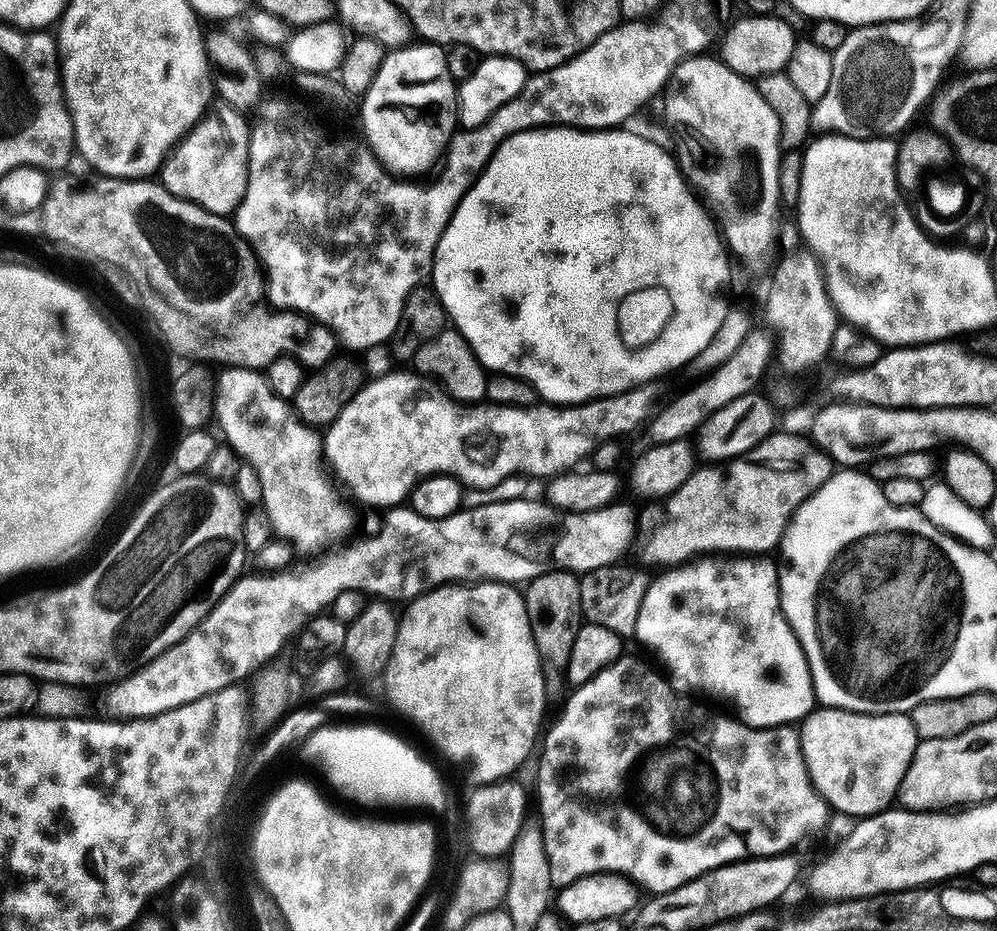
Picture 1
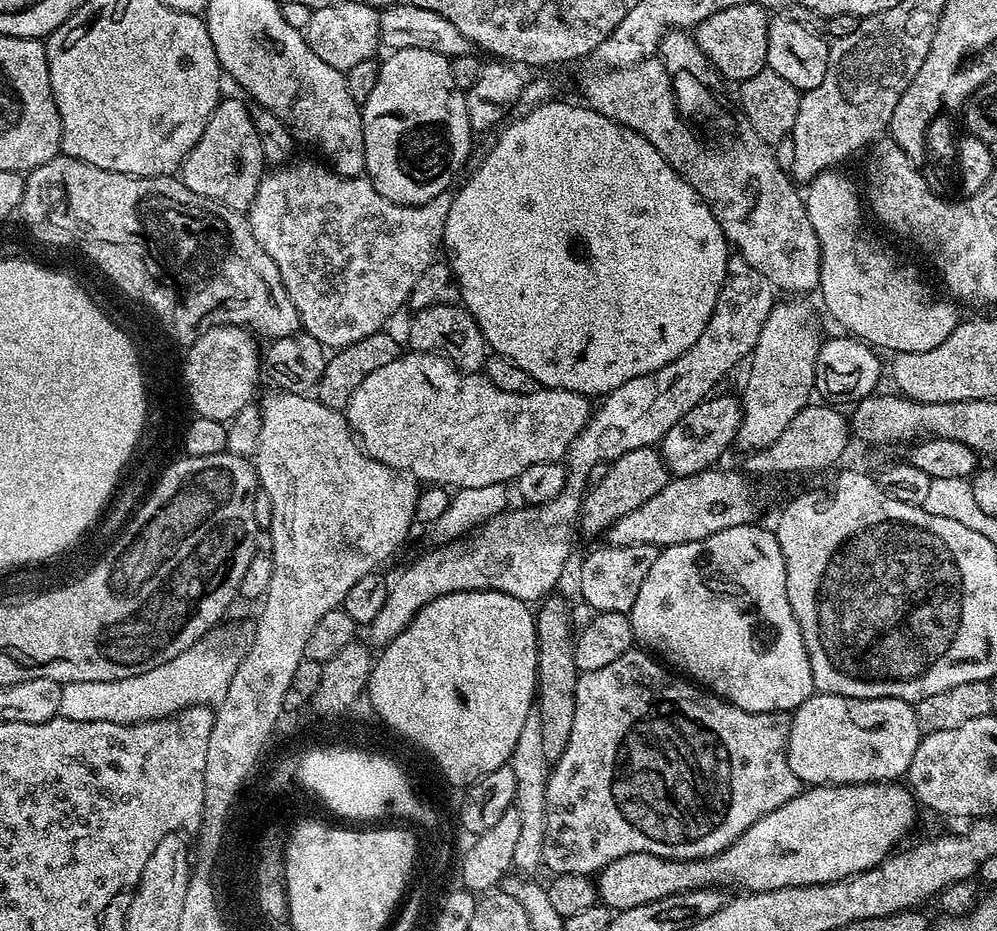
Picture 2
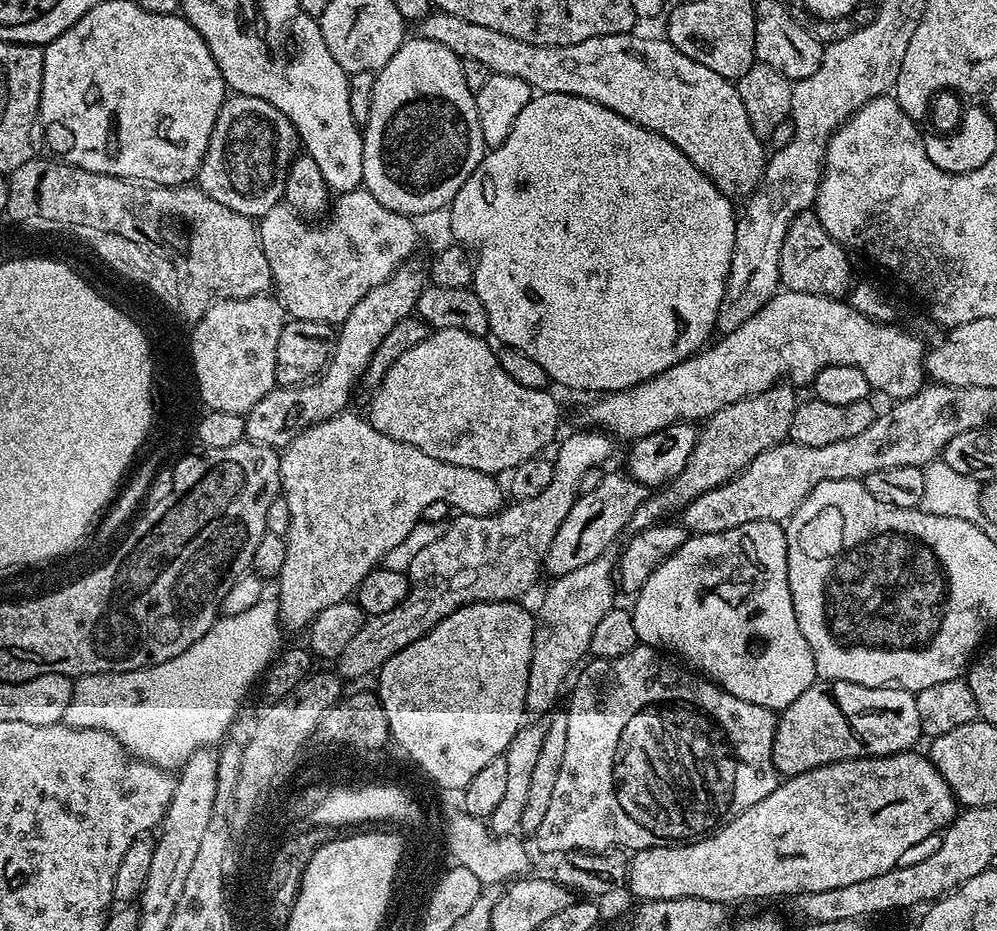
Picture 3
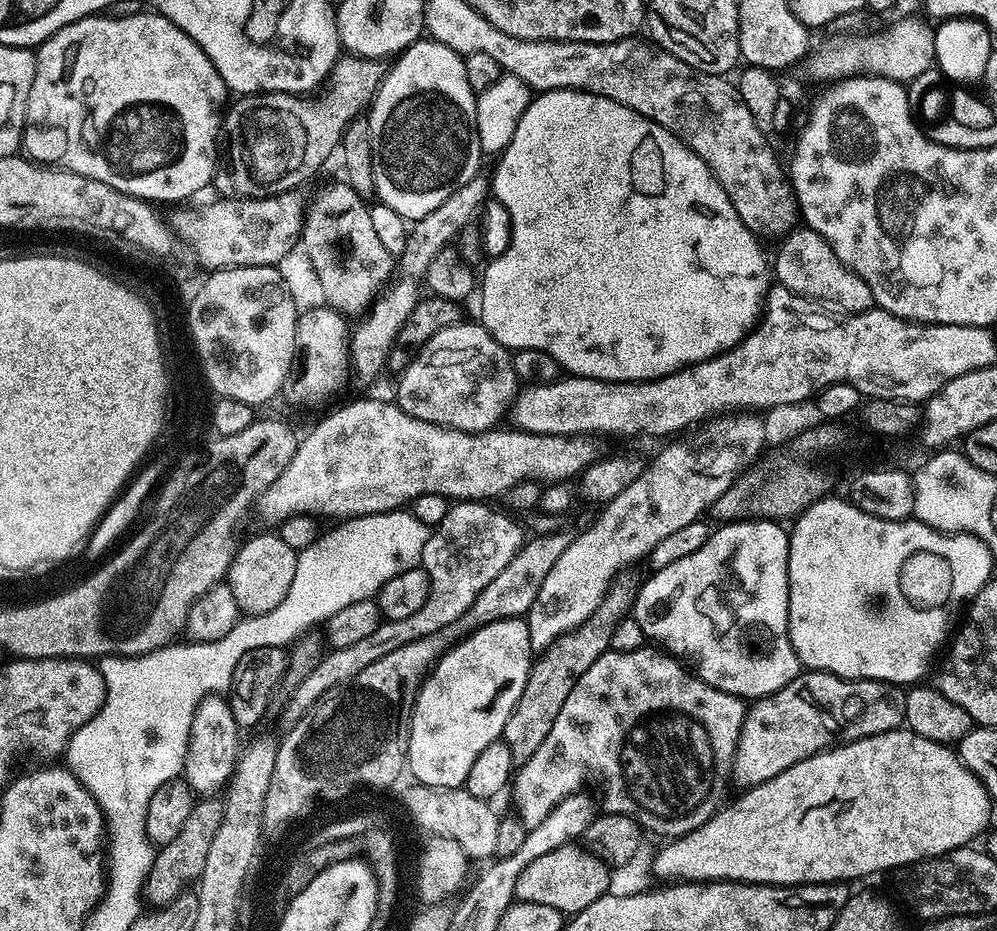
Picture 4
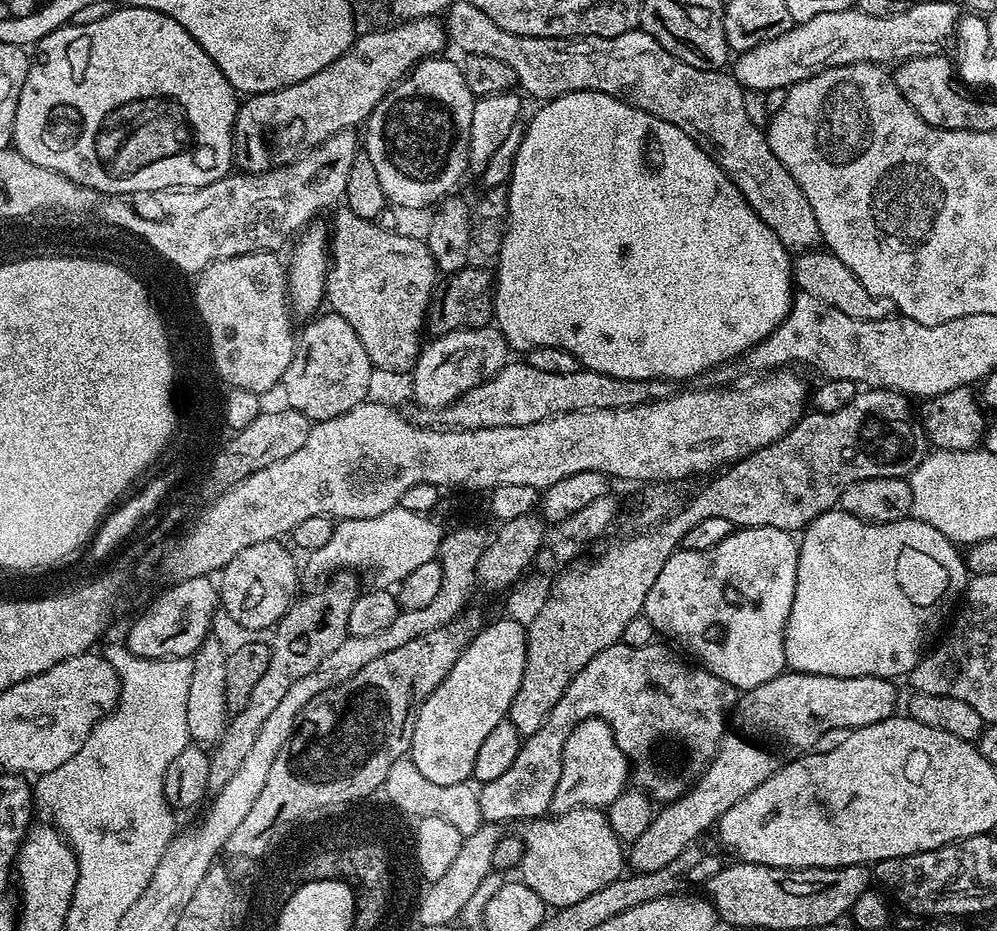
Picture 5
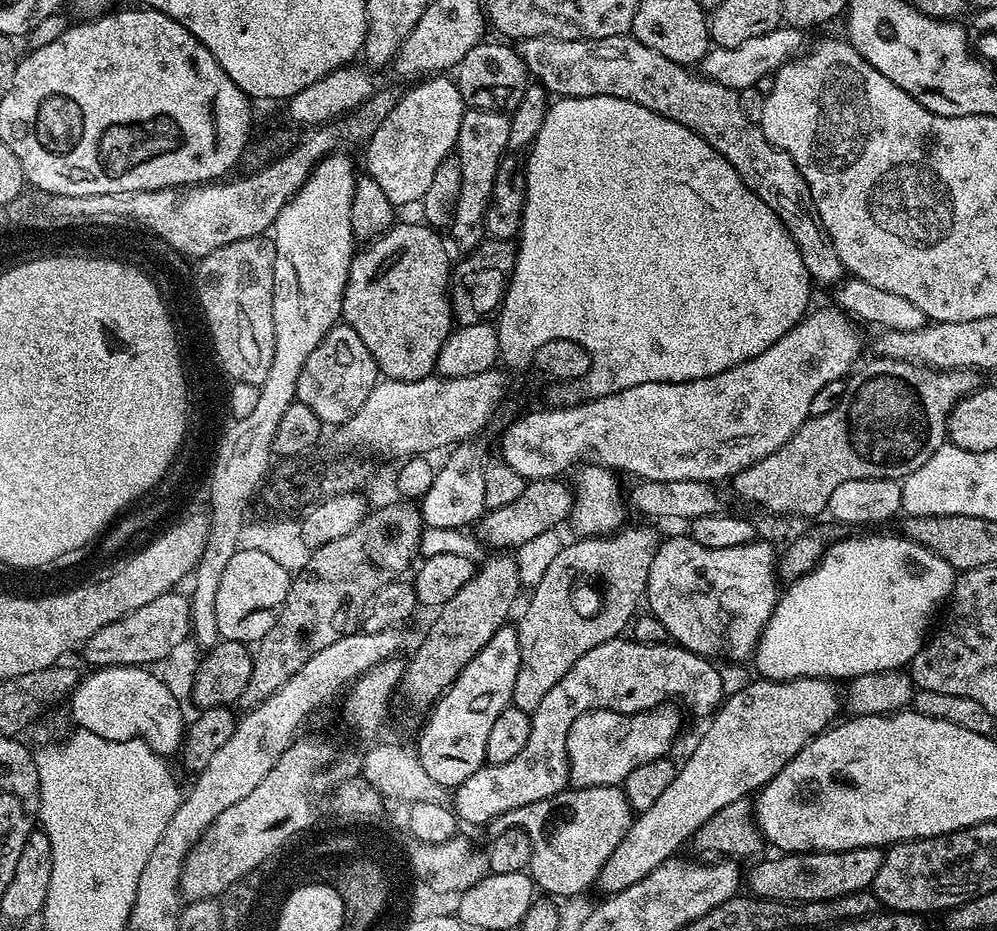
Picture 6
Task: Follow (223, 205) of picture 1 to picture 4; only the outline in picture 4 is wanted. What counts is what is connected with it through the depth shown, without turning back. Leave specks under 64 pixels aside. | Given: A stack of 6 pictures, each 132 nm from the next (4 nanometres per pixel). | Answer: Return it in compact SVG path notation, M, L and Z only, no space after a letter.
M344 54L341 55L340 59L336 61L336 65L332 68L330 81L326 86L326 89L328 88L328 97L326 97L325 100L312 100L316 98L305 98L303 95L290 92L257 92L255 94L241 95L239 99L237 99L240 101L238 101L236 105L233 103L222 117L222 151L218 156L216 175L214 177L214 188L220 191L219 195L233 200L266 199L268 196L280 196L284 193L291 193L293 190L296 190L299 184L306 183L331 156L334 156L337 149L339 149L340 140L344 136L344 131L350 121L356 116L361 115L361 113L371 105L372 99L380 89L380 83L384 80L385 71L385 65L381 63L381 61L366 60L360 56Z

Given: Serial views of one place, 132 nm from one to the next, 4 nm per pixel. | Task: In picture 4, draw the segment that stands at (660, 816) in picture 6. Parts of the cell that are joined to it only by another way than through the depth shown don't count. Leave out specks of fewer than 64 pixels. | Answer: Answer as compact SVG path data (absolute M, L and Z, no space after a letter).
M815 670L801 671L800 675L795 676L786 687L778 690L773 696L762 696L755 701L756 704L747 709L744 726L740 731L740 738L738 740L738 747L736 748L736 762L734 765L734 772L738 780L744 783L744 786L751 786L754 784L761 784L770 778L774 778L778 774L782 774L782 770L790 770L790 766L794 766L798 762L802 762L806 758L810 758L814 754L825 751L837 742L847 742L849 740L861 740L867 736L874 734L882 734L889 732L895 728L901 727L904 724L904 692L895 684L888 684L885 680L843 680L840 676L835 676L829 672L818 672Z

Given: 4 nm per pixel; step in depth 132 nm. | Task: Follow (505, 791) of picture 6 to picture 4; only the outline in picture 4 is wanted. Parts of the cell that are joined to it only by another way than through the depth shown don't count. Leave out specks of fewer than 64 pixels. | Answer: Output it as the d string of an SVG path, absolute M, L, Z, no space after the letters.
M645 646L633 652L606 651L600 655L598 662L594 662L594 666L590 666L590 670L586 670L586 674L582 674L582 678L578 678L578 682L574 682L574 690L570 690L570 695L566 697L566 703L563 704L562 711L558 713L554 727L550 729L550 734L546 734L546 742L542 742L542 746L538 746L534 758L530 758L530 762L521 765L515 773L510 792L516 795L520 820L529 829L538 826L546 821L547 815L563 799L579 793L587 780L597 780L598 783L604 784L603 811L608 814L622 814L634 818L640 823L640 827L644 829L645 833L652 835L653 832L656 836L664 836L663 838L675 838L685 836L690 830L698 830L698 826L705 824L715 812L720 811L729 799L728 783L734 780L736 748L740 731L744 726L745 715L746 704L741 697L710 686L695 672L685 667L675 656L663 650Z

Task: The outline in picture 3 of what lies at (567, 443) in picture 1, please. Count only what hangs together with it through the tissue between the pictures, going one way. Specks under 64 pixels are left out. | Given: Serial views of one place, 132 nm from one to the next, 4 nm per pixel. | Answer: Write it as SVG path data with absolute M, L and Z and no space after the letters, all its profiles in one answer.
M435 329L426 339L418 342L418 346L414 346L414 350L406 350L406 354L402 354L402 358L398 358L398 362L394 362L394 366L390 366L390 370L384 376L384 381L380 383L380 387L371 393L372 405L366 412L367 419L382 434L388 435L398 442L417 447L418 450L430 454L433 458L441 459L442 462L453 463L454 466L470 466L470 470L508 474L519 464L526 462L526 458L541 455L545 451L544 447L548 443L551 445L557 439L556 431L560 428L560 408L556 405L555 398L551 396L551 391L530 390L530 386L522 386L520 383L514 382L514 378L510 378L510 374L506 374L506 370L502 370L497 349L495 347L492 349L487 344L488 342L485 337L466 334L466 330Z

